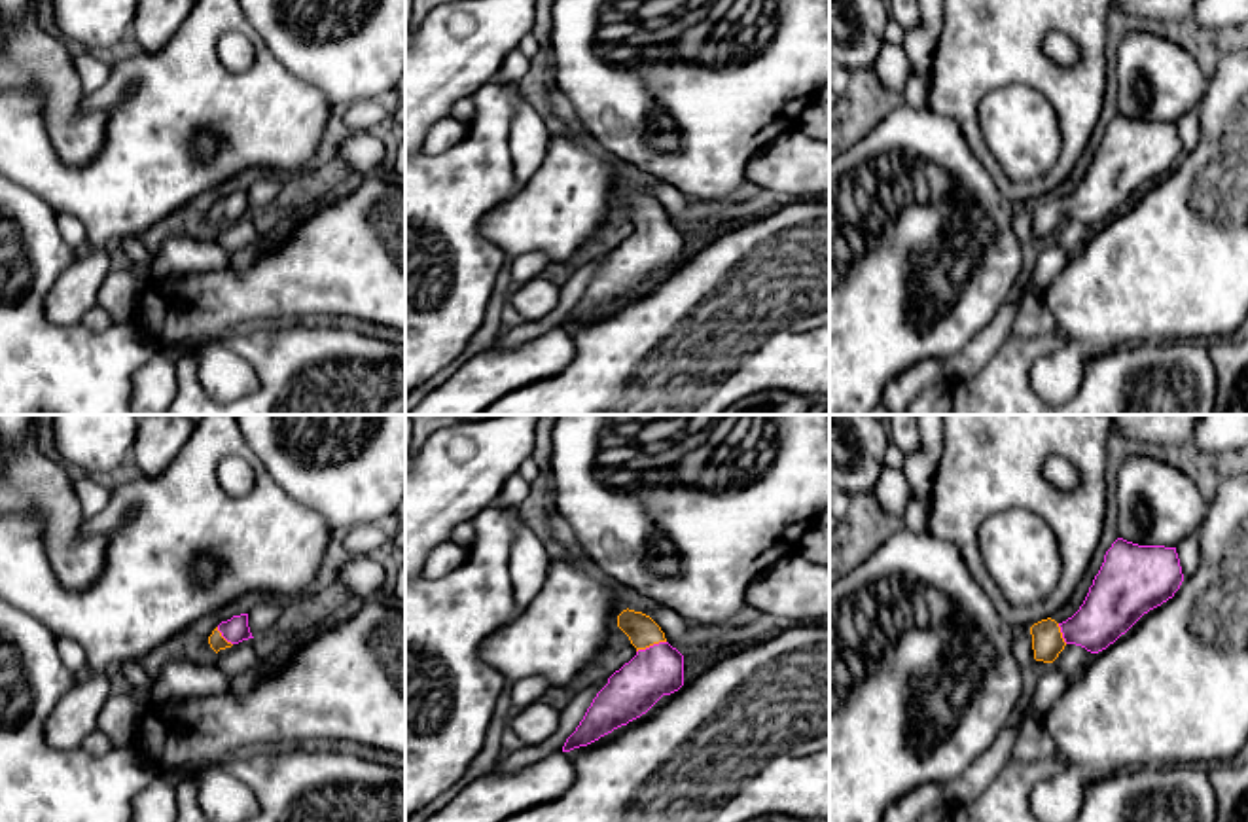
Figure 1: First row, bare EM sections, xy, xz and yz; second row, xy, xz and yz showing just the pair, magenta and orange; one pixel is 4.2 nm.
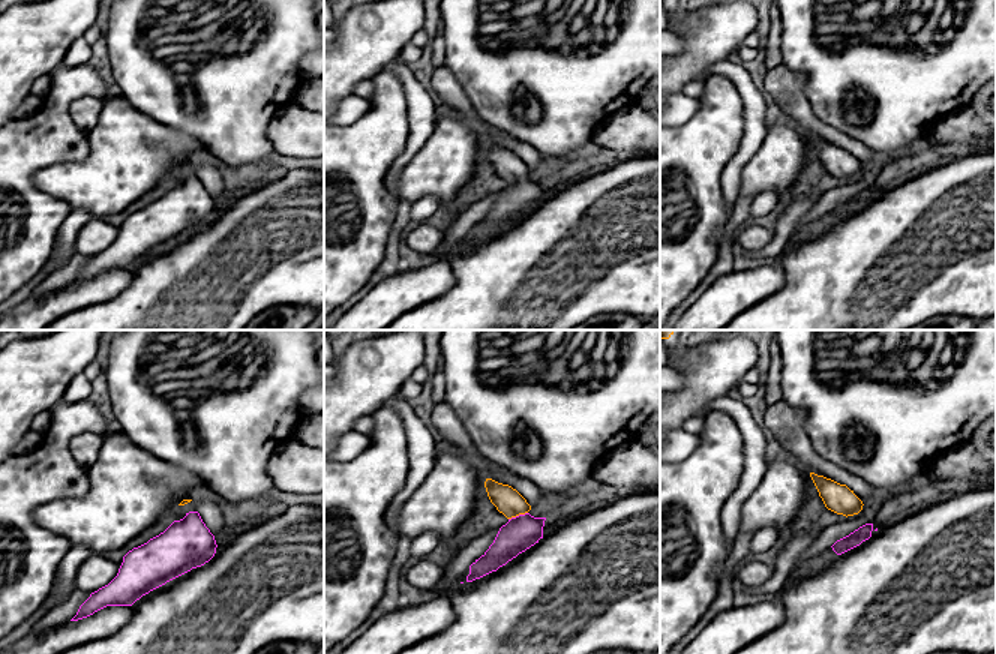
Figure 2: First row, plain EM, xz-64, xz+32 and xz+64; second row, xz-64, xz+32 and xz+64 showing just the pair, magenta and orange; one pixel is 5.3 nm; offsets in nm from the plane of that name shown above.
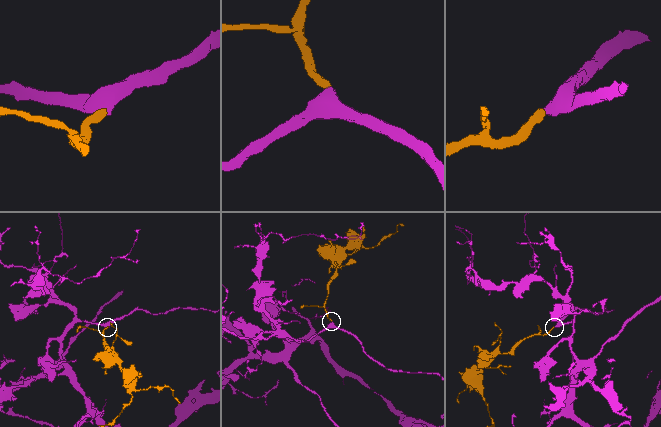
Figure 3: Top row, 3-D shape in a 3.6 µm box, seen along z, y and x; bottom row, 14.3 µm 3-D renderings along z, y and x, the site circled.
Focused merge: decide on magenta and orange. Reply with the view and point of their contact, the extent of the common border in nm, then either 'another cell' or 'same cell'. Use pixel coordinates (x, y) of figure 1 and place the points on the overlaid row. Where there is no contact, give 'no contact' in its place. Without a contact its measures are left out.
meets magenta in xz at (650, 646); contact 140 nm long; same cell

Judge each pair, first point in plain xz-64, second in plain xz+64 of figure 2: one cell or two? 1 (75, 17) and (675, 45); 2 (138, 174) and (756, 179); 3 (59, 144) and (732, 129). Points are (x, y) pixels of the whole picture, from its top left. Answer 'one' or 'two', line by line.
1: two
2: one
3: one

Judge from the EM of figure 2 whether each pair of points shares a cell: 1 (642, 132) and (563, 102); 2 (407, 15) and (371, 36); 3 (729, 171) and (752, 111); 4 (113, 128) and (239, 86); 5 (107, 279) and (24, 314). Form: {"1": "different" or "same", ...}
{"1": "different", "2": "same", "3": "same", "4": "different", "5": "same"}

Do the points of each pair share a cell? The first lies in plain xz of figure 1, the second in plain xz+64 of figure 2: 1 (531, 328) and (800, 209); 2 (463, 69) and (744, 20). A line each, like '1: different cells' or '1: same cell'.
1: different cells
2: same cell

